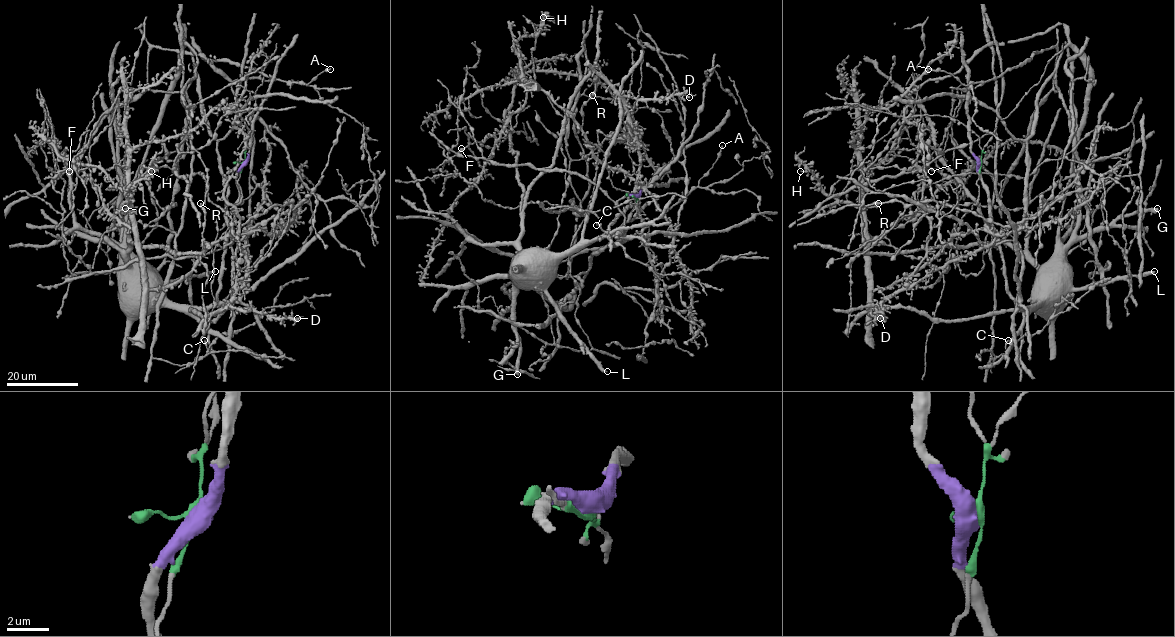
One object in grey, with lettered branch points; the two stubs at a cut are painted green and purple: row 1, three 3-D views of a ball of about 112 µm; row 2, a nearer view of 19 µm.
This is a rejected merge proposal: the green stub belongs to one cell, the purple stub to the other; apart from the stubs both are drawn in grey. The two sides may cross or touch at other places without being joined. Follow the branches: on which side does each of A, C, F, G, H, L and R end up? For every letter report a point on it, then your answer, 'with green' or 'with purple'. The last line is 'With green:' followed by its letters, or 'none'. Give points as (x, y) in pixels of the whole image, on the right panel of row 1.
A: place (928, 69); with purple
C: place (1008, 340); with purple
F: place (931, 171); with purple
G: place (1157, 208); with purple
H: place (800, 171); with green
L: place (1154, 271); with purple
R: place (878, 203); with purple
With green: H

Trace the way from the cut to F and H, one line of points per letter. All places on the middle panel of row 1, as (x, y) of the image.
F: (636, 197), (600, 238), (524, 254), (519, 205), (484, 201), (454, 177), (451, 158), (461, 148)
H: (636, 197), (616, 189), (577, 122), (523, 77), (517, 41), (532, 36), (543, 18)

